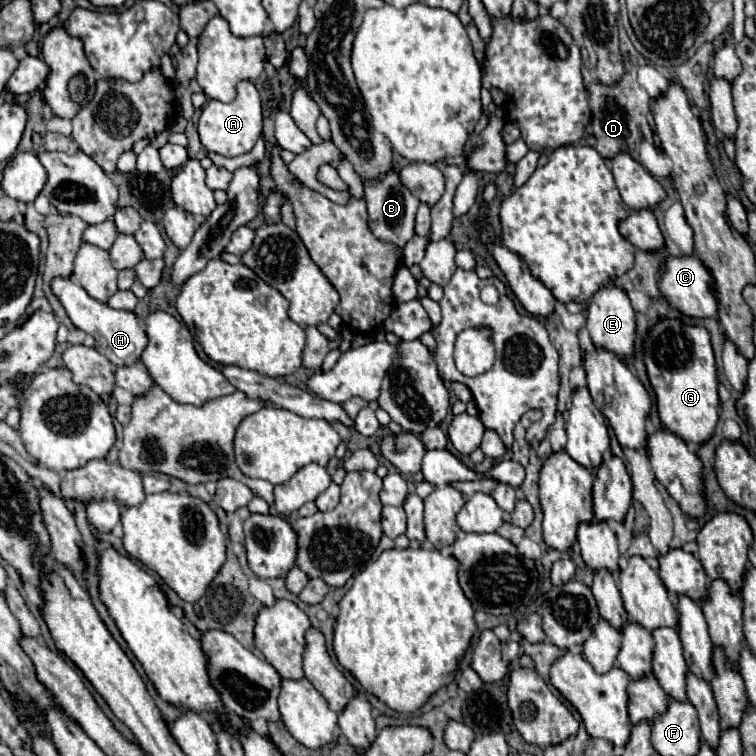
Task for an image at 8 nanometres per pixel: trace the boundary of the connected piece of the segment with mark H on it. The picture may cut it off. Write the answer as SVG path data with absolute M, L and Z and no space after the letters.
M56 278L52 282L52 292L58 296L62 306L66 308L66 314L70 316L72 324L76 328L84 330L86 334L90 334L96 340L94 348L100 354L104 354L114 366L132 366L132 364L140 362L140 354L142 354L144 346L148 344L148 338L146 338L146 332L140 328L134 312L114 310L108 304L96 302L78 282L74 282L70 278L68 280Z

